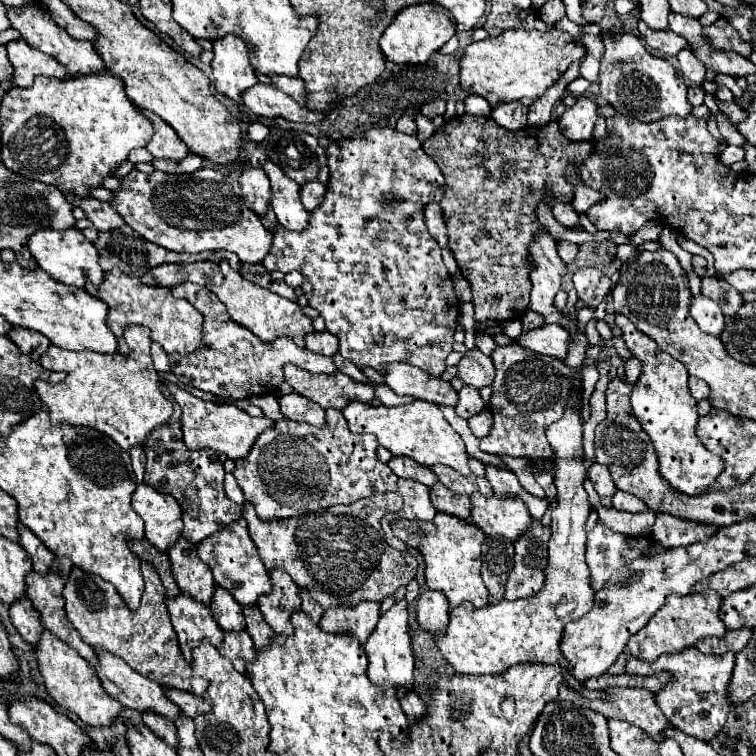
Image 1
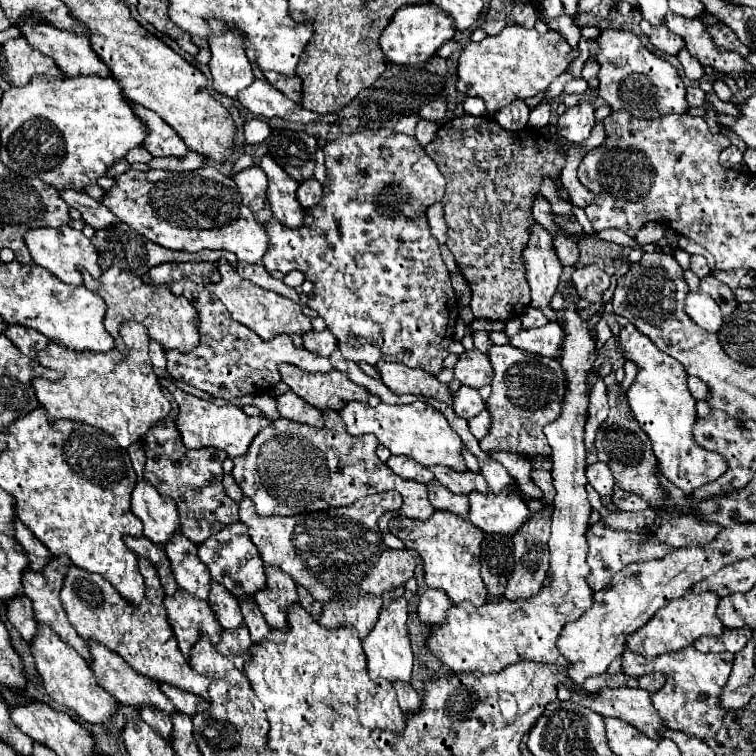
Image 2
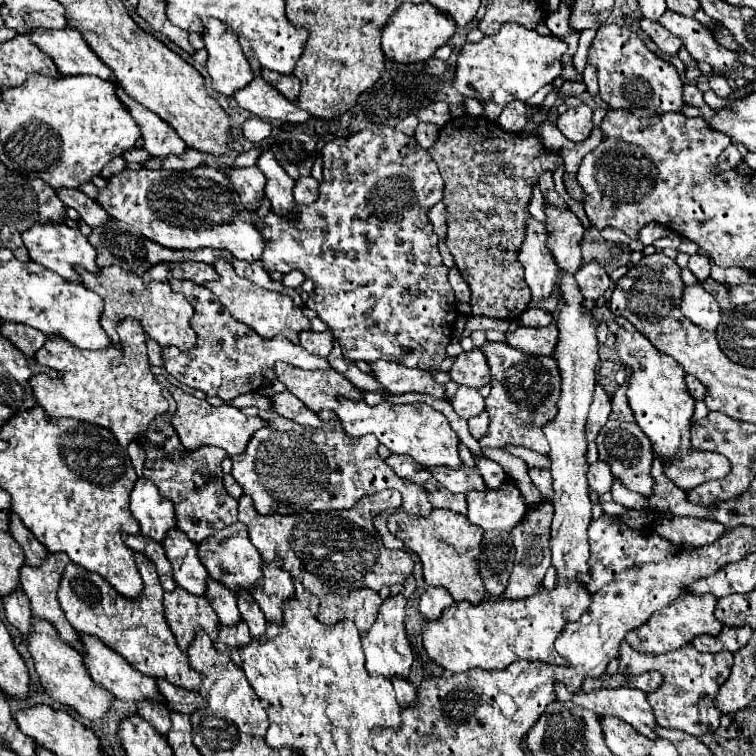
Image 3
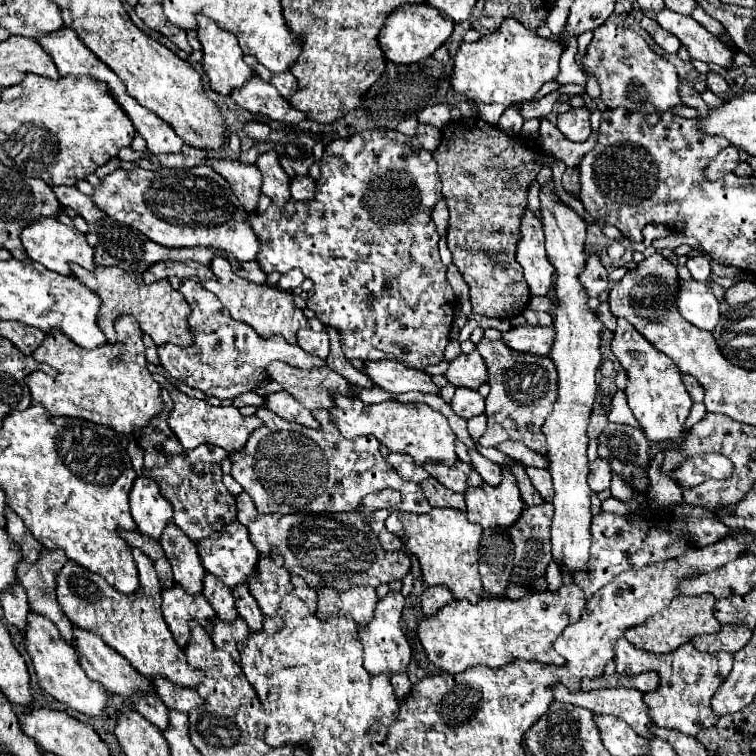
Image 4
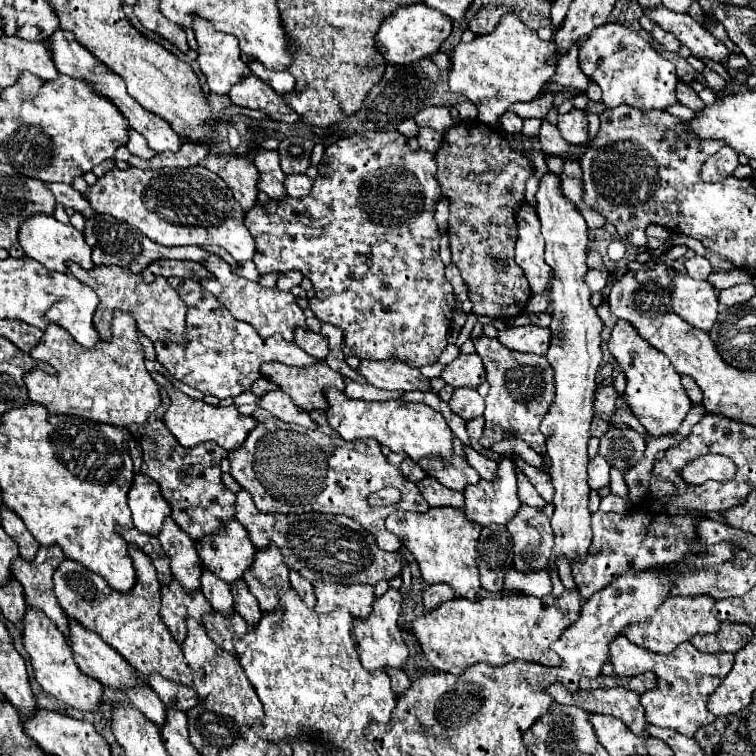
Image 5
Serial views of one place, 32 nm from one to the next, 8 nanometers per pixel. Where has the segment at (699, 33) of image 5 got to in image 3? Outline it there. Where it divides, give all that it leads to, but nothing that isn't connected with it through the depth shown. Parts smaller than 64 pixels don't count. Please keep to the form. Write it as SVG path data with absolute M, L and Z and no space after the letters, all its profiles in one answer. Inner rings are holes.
M666 10L666 14L660 18L660 24L684 42L686 50L694 60L706 62L718 72L744 70L744 64L738 60L738 54L716 44L712 32L706 26L702 26L696 18L684 18L674 14L672 10Z

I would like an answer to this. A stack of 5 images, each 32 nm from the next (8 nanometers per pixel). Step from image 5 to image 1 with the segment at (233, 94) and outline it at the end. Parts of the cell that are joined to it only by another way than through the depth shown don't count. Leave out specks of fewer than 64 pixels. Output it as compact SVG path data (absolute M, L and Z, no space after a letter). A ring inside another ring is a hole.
M252 86L250 90L246 90L242 94L244 104L258 116L266 116L266 118L286 118L290 122L310 122L310 124L318 124L322 122L324 112L318 110L308 110L306 106L298 104L294 98L290 98L288 94L284 94L282 90L274 88L274 86Z

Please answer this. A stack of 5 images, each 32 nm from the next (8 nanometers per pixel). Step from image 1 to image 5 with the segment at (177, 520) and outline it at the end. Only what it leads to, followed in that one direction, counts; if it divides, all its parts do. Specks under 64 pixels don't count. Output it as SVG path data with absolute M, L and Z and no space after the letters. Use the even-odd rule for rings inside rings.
M144 474L134 476L128 492L128 506L134 526L150 536L158 536L162 522L170 516L170 504L162 498L158 484Z

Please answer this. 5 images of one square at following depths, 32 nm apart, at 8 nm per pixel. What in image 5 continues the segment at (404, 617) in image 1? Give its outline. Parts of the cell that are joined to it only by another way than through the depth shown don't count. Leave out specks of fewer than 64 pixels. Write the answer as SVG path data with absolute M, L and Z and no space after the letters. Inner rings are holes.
M390 588L384 596L376 598L368 620L354 622L354 640L360 644L360 658L362 658L362 666L366 666L366 670L370 670L370 672L384 670L386 672L388 668L396 668L396 670L404 668L404 662L408 660L408 646L398 628L400 608L402 608L402 594L398 590Z

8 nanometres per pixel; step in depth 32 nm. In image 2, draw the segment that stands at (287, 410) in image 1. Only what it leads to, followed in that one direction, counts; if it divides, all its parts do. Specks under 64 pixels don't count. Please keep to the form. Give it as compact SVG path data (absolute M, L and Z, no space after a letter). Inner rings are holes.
M286 392L278 396L276 400L278 400L278 412L284 418L300 422L300 424L310 424L316 428L324 426L322 410L318 410L316 406L310 406L308 402L302 402L302 398L298 398L294 392Z

